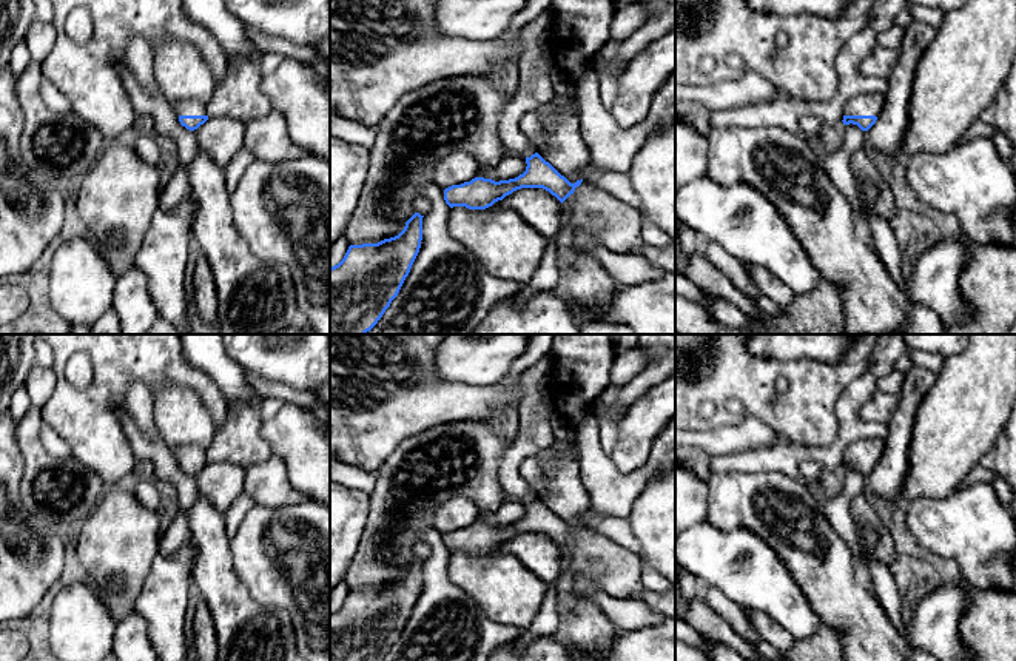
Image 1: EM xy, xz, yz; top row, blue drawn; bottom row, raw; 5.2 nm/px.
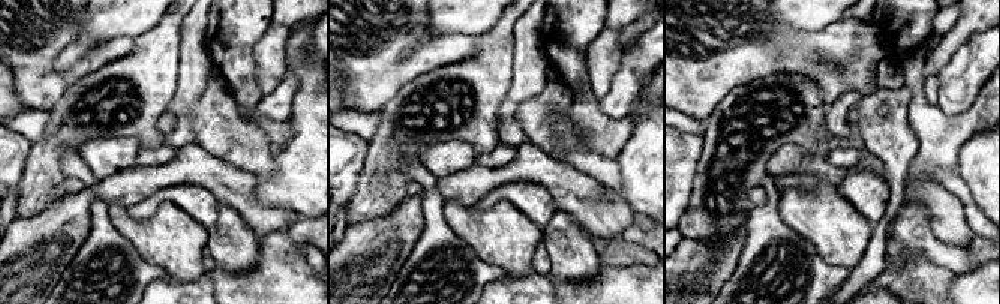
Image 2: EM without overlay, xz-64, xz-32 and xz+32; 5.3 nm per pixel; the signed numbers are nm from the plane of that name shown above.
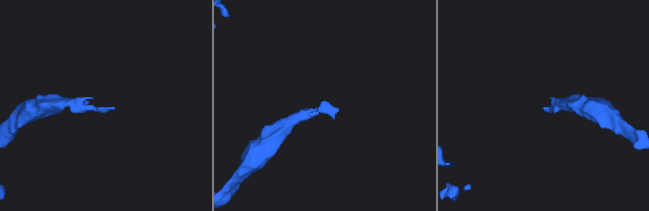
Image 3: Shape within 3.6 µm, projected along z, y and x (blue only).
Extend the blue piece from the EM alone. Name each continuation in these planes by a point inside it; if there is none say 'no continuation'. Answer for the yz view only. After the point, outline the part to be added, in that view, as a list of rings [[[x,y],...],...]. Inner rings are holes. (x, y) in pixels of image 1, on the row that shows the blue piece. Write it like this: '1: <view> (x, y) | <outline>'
1: yz (871, 104) | [[[871,92],[853,97],[845,109],[843,116],[876,116],[879,117],[883,109],[885,92]]]

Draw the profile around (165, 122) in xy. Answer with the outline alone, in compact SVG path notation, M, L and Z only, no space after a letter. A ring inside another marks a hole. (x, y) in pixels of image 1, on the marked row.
M125 62L119 65L119 72L130 94L136 116L150 116L153 131L160 137L170 137L177 145L179 168L160 191L159 205L162 210L173 211L185 197L190 196L188 168L199 153L194 133L180 125L177 114L159 94L148 92L140 82L126 68Z

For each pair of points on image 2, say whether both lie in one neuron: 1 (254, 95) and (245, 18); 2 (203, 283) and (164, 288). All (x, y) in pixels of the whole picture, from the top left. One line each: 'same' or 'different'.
1: same
2: same

